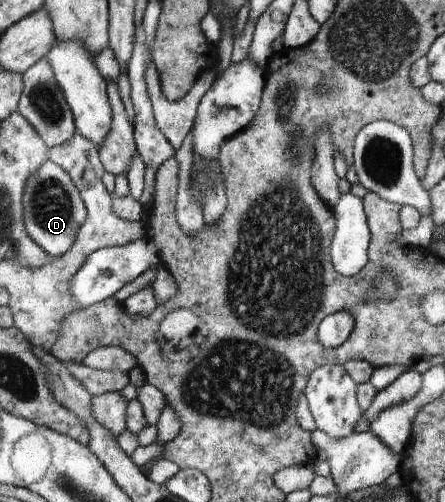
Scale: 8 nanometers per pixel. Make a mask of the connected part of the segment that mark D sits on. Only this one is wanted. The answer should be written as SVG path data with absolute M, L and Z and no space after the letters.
M51 160L45 161L31 179L27 179L27 187L23 193L23 227L27 235L51 257L65 255L75 239L83 223L87 219L87 209L83 198L67 171Z

